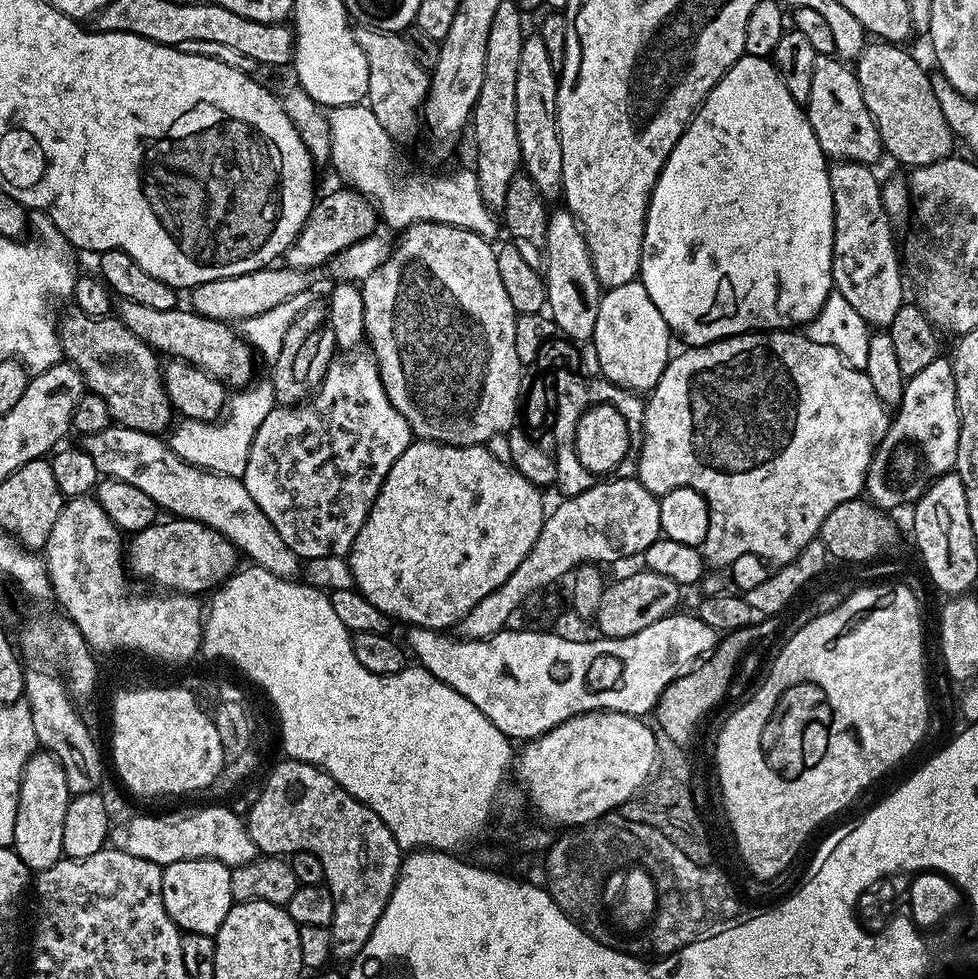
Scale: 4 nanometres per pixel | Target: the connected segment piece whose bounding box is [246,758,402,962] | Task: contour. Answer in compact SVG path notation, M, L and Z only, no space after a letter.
M284 758L269 774L268 781L263 781L261 797L251 804L246 823L250 838L261 853L284 858L293 852L309 852L322 862L326 886L334 898L334 918L330 925L334 956L337 961L351 961L362 946L366 946L374 926L378 926L378 918L382 918L396 879L400 877L402 850L386 822L382 822L374 810L353 798L329 772L301 760Z

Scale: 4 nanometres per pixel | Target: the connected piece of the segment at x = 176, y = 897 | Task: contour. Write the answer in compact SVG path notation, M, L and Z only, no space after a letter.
M183 860L163 865L162 902L181 933L215 936L234 903L230 894L232 869L217 860Z

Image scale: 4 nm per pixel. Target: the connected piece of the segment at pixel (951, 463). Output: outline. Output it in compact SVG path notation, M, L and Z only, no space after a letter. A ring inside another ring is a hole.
M937 358L934 362L930 362L930 366L918 370L918 374L907 377L899 405L868 467L868 477L864 480L867 499L877 508L885 510L900 508L903 504L915 505L932 481L955 469L959 433L960 407L956 404L952 362L948 358Z

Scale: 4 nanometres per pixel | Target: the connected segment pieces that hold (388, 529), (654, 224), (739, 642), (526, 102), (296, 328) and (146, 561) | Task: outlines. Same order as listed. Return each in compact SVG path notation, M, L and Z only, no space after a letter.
M416 440L408 445L408 449L390 466L390 474L386 474L386 482L382 482L382 490L378 490L378 498L374 498L370 514L358 530L358 538L354 540L352 551L348 553L346 559L350 570L354 574L356 582L355 590L360 592L366 599L374 604L378 610L382 611L393 621L401 620L404 626L415 626L417 628L434 628L437 630L448 630L451 626L459 625L460 619L486 594L498 590L514 570L522 563L522 558L530 554L530 546L538 542L538 534L544 525L546 507L544 508L545 493L537 488L534 482L522 478L518 470L511 464L503 464L490 454L485 445L475 444L474 446L450 446L449 444L439 444L433 440Z
M741 56L738 62L734 62L734 66L730 66L730 70L726 70L726 74L714 86L714 90L710 90L710 94L700 103L700 109L692 116L692 120L686 126L686 130L682 134L682 138L678 138L678 142L674 146L674 150L670 150L670 158L666 158L666 166L662 166L662 170L658 174L658 182L654 186L654 190L650 194L650 202L646 210L646 218L644 219L644 237L642 238L642 262L640 263L640 275L638 277L641 284L646 286L646 294L650 294L650 299L654 301L654 306L658 306L658 314L662 314L662 318L666 318L669 329L677 337L680 336L688 346L699 346L701 344L712 344L715 340L723 340L726 336L741 336L743 332L771 332L773 330L796 330L801 326L807 326L818 314L818 310L822 310L822 306L826 302L826 298L834 291L832 283L832 247L834 246L834 198L830 190L830 178L828 177L829 161L826 159L822 146L818 146L818 138L814 138L814 130L808 121L808 113L794 98L790 98L790 90L786 90L786 82L782 82L782 78L778 74L775 63L771 59L762 56Z
M764 616L744 628L721 635L716 641L716 647L707 656L662 690L654 709L655 727L661 728L672 741L678 742L678 746L687 749L691 745L691 740L695 738L696 727L703 722L704 715L711 708L716 708L719 704L721 707L725 703L728 687L734 678L740 659L757 640L761 640L766 634L774 634L774 630L781 627L781 621L776 616Z
M538 34L525 35L518 61L518 146L525 175L538 186L545 201L559 201L562 196L562 142L558 130L558 69L550 62L550 53Z
M324 302L309 304L302 314L286 332L286 342L282 342L282 350L278 350L276 359L271 361L270 379L272 393L276 395L276 403L280 406L303 404L324 381L326 370L332 364L338 349L334 330L328 324L328 305Z
M164 519L146 530L135 533L127 541L126 564L133 577L141 576L142 579L152 583L149 585L160 590L200 596L219 588L233 572L237 571L236 547L225 536L218 534L218 530L197 520Z

